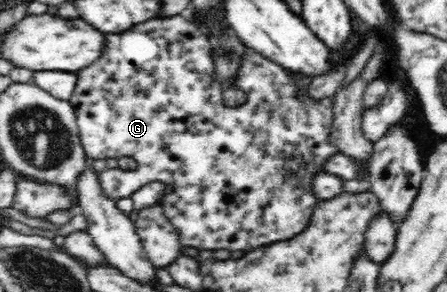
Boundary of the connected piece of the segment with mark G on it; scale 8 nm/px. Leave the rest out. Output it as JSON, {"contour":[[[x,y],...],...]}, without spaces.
{"contour":[[[182,16],[156,17],[150,20],[148,26],[152,26],[151,32],[134,32],[126,30],[122,34],[110,34],[110,48],[97,58],[90,66],[79,70],[74,94],[70,97],[70,104],[74,108],[80,141],[88,159],[120,159],[122,157],[133,158],[138,166],[135,170],[110,169],[100,176],[101,186],[105,195],[116,202],[120,198],[128,198],[140,190],[142,186],[150,182],[162,182],[164,185],[172,185],[174,191],[160,200],[168,220],[179,232],[181,247],[194,247],[200,250],[244,251],[244,254],[264,247],[264,244],[273,245],[281,241],[288,241],[300,234],[310,218],[318,202],[316,192],[313,191],[313,179],[324,171],[325,163],[331,157],[339,154],[339,149],[330,141],[331,127],[333,126],[334,98],[313,99],[306,94],[298,96],[298,78],[294,74],[288,74],[285,67],[278,65],[273,59],[266,58],[262,53],[248,50],[239,59],[238,70],[235,71],[234,84],[245,93],[242,106],[230,108],[223,98],[222,80],[218,78],[216,60],[213,58],[213,46],[209,35],[203,31],[194,21],[188,22]]]}

